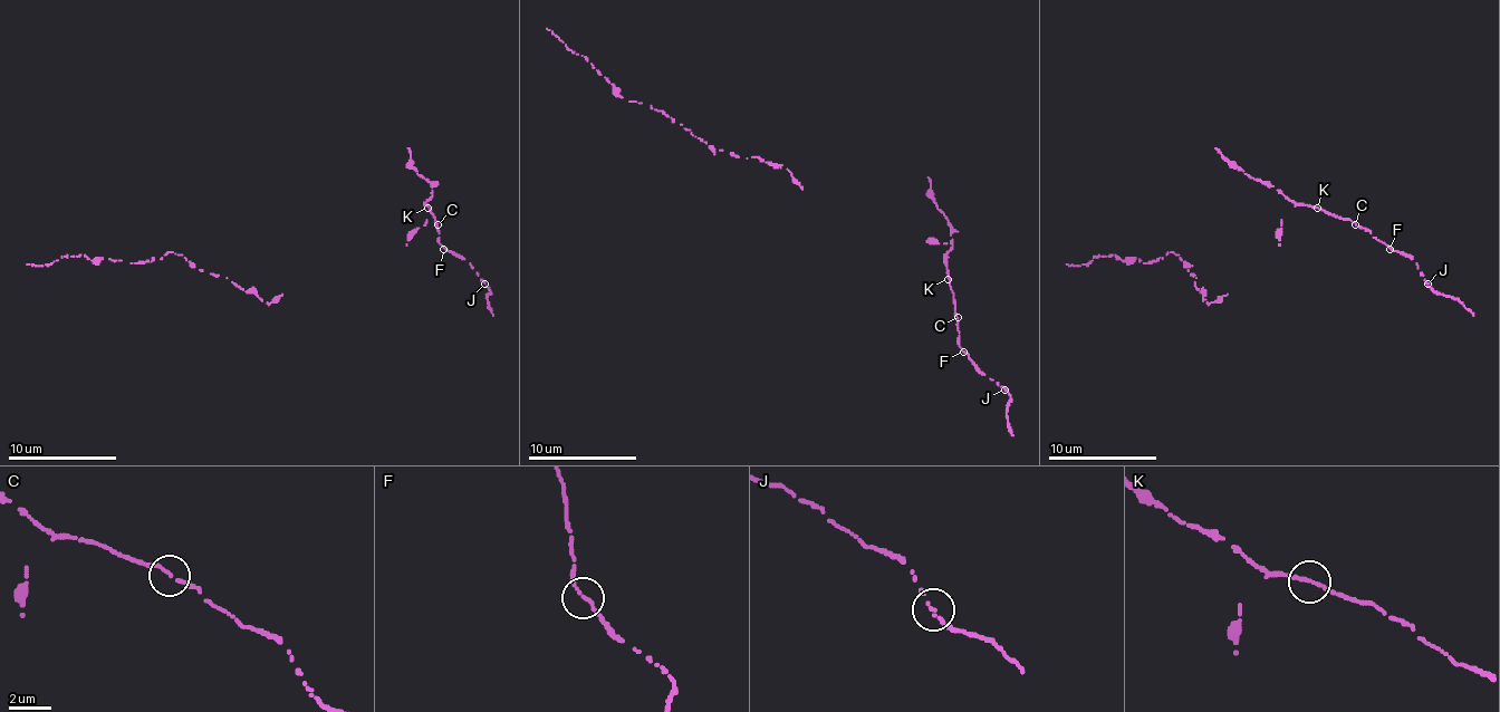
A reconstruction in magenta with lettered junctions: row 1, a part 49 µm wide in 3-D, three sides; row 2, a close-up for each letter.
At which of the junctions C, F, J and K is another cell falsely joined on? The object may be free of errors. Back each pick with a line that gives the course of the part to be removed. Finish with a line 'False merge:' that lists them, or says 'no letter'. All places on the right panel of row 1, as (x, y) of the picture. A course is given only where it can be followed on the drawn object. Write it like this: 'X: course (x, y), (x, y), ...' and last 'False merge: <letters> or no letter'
False merge: no letter

